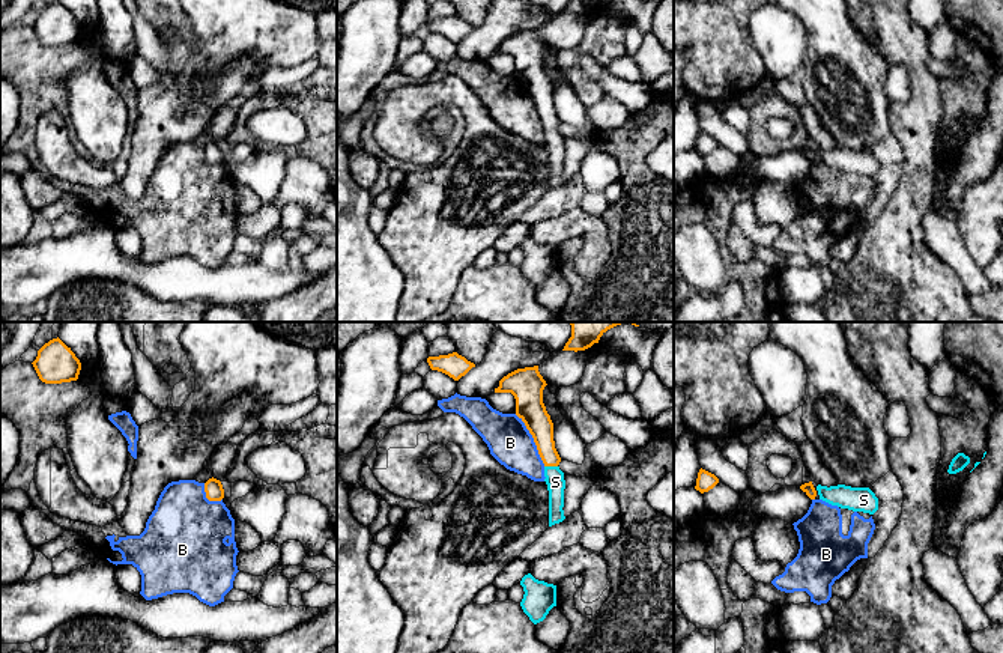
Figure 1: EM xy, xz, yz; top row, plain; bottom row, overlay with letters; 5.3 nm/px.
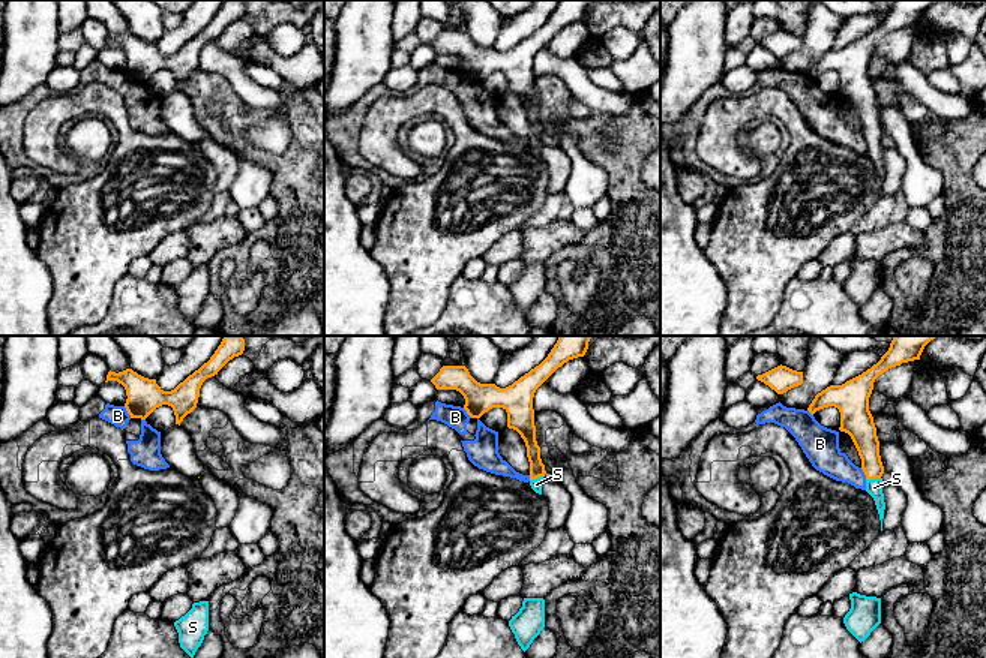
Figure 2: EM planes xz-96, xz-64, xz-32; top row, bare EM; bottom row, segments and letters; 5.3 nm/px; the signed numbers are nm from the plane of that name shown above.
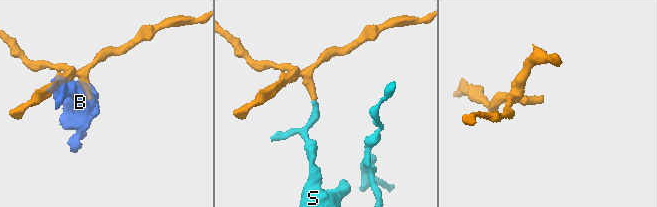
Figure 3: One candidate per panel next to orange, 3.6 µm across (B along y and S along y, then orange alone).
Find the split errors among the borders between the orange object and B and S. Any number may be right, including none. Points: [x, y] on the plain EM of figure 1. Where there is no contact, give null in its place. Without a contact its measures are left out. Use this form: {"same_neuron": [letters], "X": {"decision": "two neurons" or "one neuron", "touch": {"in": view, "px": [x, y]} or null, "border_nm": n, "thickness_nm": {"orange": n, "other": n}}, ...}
{"same_neuron": ["S"], "B": {"decision": "two neurons", "touch": {"in": "xz", "px": [534, 103]}, "border_nm": 320, "thickness_nm": {"orange": 150, "other": 240}}, "S": {"decision": "one neuron", "touch": {"in": "xz", "px": [551, 128]}, "border_nm": 70, "thickness_nm": {"orange": 140, "other": 100}}}

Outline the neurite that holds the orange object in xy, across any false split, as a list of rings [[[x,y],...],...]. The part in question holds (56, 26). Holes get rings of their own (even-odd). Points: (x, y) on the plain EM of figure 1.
[[[59,0],[45,6],[32,27],[45,47],[77,44],[81,33],[80,23]]]

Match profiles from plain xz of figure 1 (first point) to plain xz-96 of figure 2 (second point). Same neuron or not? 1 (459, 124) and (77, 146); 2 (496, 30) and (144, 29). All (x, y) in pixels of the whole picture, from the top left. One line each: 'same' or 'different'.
1: different
2: same

